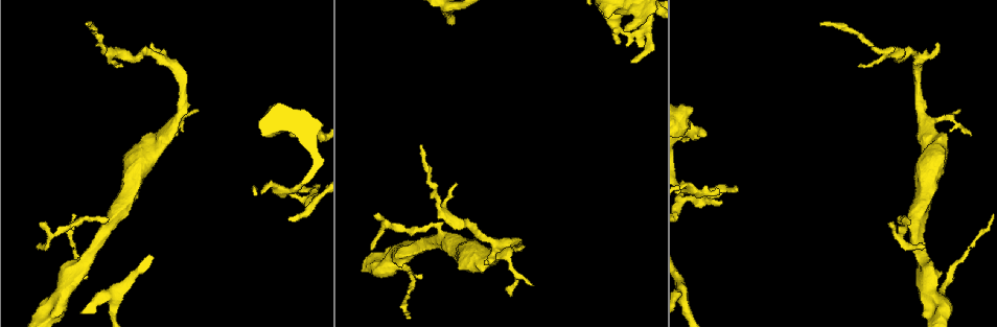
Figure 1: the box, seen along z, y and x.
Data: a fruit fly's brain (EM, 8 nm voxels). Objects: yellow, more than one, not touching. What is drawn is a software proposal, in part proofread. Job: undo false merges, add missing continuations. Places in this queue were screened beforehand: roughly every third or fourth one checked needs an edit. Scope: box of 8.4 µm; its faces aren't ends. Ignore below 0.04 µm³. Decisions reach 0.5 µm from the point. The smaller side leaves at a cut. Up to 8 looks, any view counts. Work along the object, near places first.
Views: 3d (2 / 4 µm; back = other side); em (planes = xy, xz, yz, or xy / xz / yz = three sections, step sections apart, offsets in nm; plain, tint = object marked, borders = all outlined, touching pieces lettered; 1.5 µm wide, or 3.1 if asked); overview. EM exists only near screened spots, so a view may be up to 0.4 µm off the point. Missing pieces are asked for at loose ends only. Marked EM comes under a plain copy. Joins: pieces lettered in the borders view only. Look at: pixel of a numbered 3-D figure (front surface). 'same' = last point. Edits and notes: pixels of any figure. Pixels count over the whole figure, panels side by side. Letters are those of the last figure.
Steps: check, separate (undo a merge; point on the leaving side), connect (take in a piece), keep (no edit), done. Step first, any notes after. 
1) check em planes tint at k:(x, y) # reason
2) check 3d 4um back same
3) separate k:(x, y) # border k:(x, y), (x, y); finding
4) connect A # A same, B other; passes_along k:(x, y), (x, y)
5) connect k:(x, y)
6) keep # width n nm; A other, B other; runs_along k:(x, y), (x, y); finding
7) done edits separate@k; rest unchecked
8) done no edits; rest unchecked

check em planes tint at 1:(443, 242) # thick turns thin

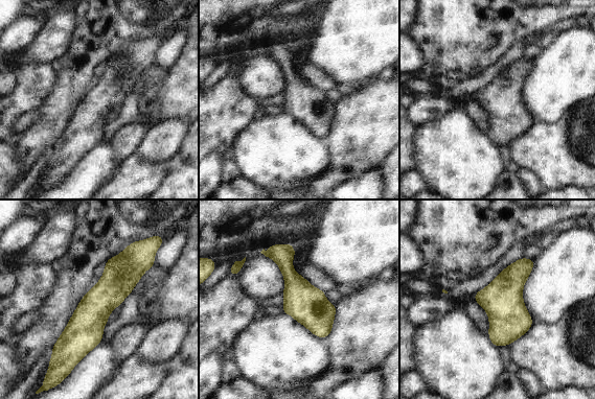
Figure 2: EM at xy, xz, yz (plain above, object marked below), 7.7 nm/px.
check em planes borders same # what lies round it

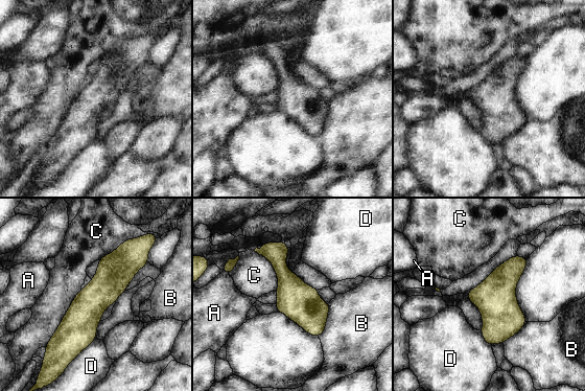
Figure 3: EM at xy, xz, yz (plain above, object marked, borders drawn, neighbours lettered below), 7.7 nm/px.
keep # width 260 nm; A other, B other, C other, D other; runs_along 3:(124, 248), (69, 353); all the same neuron

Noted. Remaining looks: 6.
check 3d 2um at 1:(890, 223) # thin end

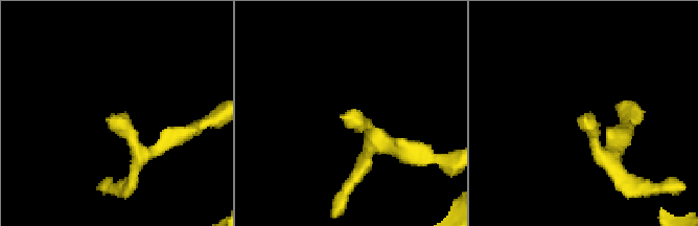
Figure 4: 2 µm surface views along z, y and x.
check em planes borders at 4:(108, 119) # need the tissue

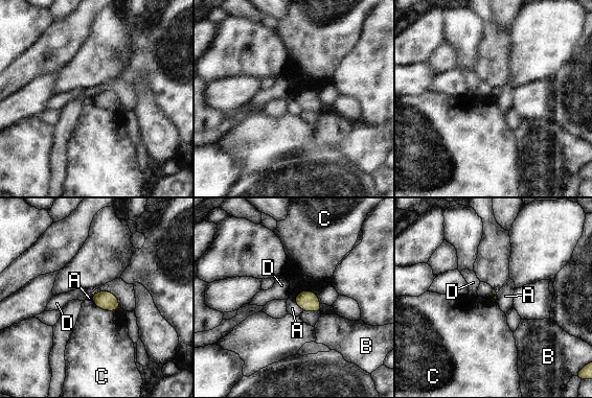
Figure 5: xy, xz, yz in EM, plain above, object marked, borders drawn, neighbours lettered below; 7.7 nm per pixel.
keep # A other, B other, C other, D other; border 5:(91, 301), (107, 310), (120, 308); no lettered piece goes on from it

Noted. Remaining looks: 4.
check 3d 2um at 1:(282, 193) # two arms in line, one across

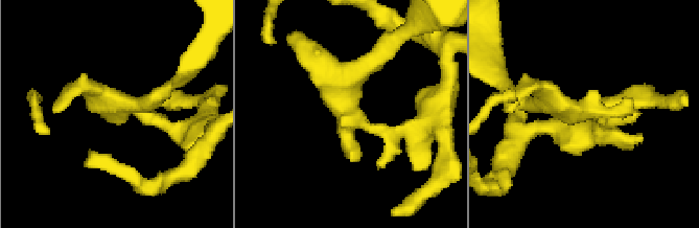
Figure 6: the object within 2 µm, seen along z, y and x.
check em xy step 8 tint at 6:(112, 106)

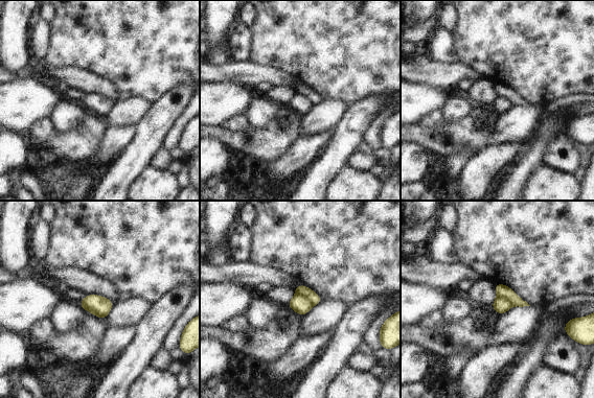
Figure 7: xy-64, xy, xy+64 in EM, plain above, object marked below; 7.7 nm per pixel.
check em xy step 8 borders same

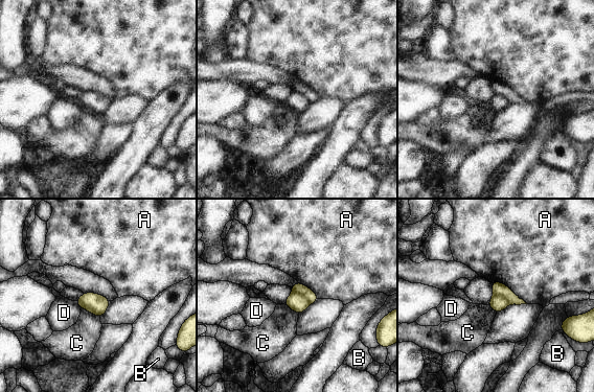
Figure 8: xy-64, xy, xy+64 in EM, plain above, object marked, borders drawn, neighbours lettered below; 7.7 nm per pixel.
separate 8:(298, 287) # longest_contact A 320 nm; A other, B other, C other, D other; border 8:(293, 291), (300, 294), (310, 303); two neurons meet here

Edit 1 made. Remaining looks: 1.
done edits separate@8; rest unchecked

